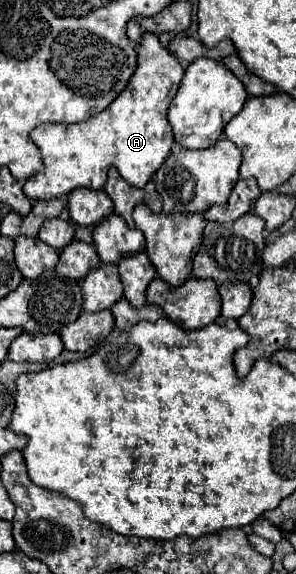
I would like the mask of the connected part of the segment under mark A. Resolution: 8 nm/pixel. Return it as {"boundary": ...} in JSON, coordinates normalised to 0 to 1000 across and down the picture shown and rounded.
{"boundary":[[[514,57],[486,61],[459,89],[466,120],[446,131],[426,159],[412,159],[372,186],[277,214],[142,214],[108,225],[101,239],[128,253],[155,294],[74,322],[95,347],[182,347],[230,340],[264,326],[331,333],[358,322],[372,291],[392,291],[439,322],[486,326],[561,280],[588,249],[561,197],[615,145],[622,117],[561,82],[541,78],[534,64]]]}

